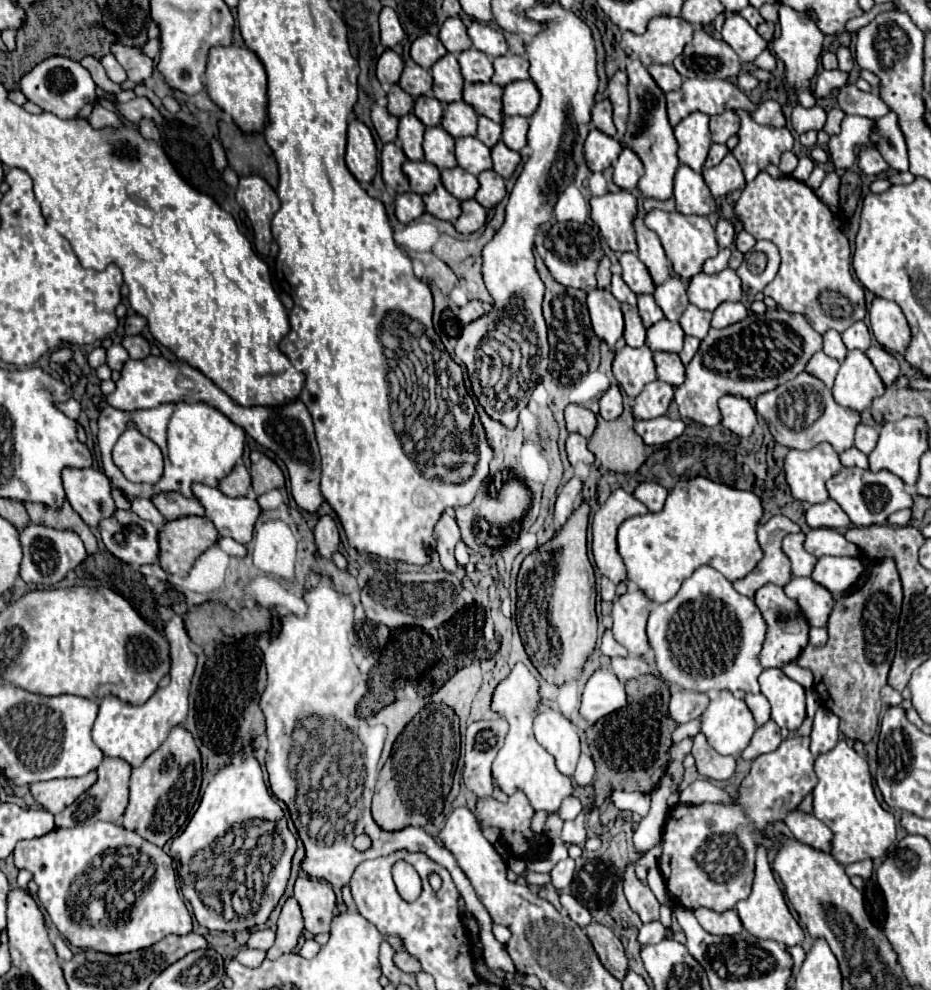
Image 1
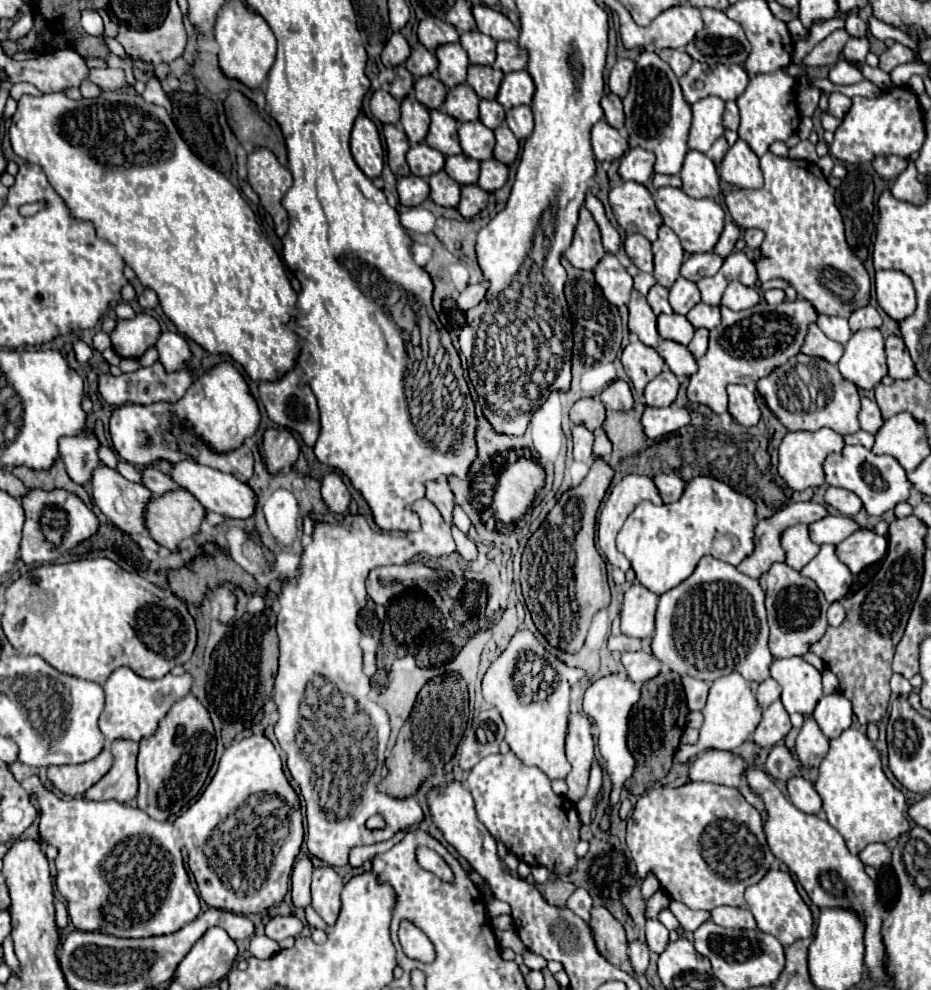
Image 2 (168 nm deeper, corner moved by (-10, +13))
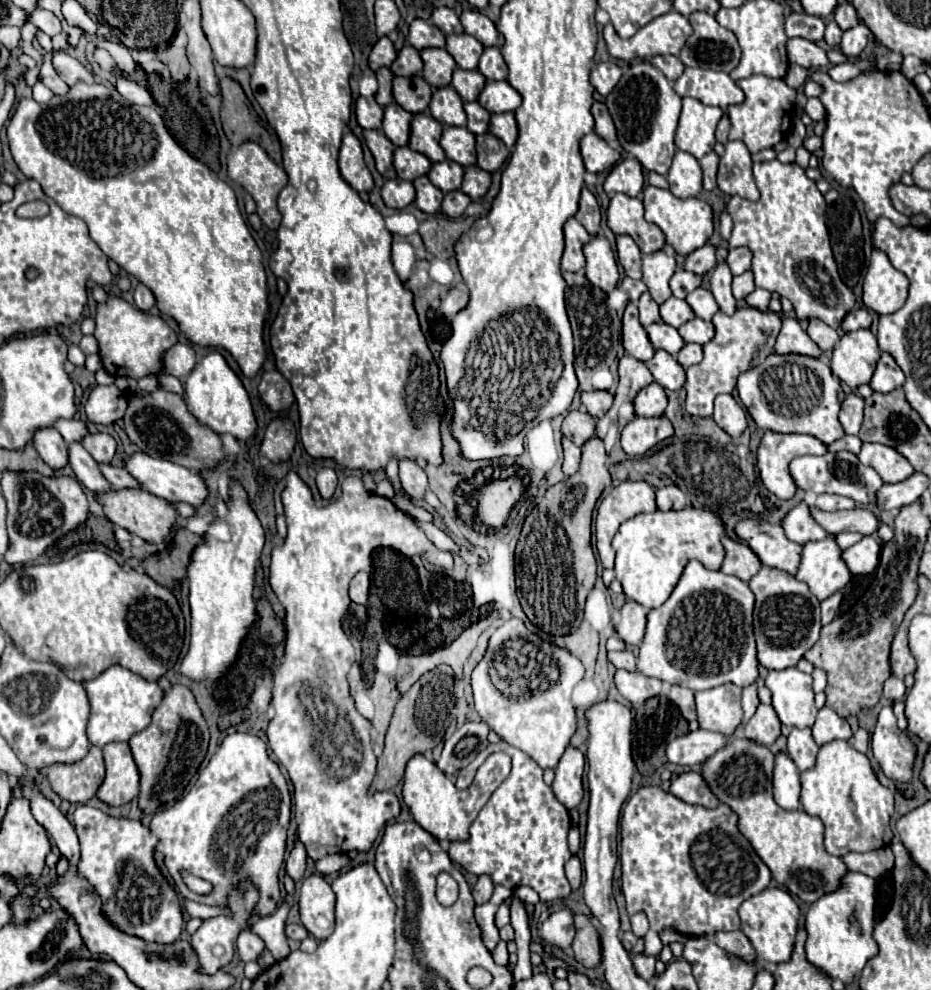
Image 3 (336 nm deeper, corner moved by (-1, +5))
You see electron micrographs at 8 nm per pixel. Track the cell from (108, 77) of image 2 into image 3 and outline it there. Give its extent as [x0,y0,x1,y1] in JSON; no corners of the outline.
[52,51,94,85]

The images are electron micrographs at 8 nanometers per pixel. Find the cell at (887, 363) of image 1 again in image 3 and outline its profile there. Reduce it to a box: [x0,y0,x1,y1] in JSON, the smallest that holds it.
[870,353,904,393]

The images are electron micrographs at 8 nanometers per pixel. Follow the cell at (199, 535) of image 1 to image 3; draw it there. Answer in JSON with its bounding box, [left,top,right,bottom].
[96,489,178,543]

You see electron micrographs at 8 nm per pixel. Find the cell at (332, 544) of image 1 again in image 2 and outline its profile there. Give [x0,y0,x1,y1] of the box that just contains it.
[321,473,351,515]

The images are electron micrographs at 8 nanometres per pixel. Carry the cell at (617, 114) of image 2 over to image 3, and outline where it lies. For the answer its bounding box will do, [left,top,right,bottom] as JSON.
[592,101,616,141]

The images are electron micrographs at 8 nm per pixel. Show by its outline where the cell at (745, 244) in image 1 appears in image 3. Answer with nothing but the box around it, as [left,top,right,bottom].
[726,247,752,275]

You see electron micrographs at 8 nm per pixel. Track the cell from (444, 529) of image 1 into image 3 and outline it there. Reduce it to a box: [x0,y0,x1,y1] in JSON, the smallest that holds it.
[398,457,428,499]

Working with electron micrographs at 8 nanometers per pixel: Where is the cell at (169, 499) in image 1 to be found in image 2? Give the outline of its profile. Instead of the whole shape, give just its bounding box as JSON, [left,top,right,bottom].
[143,467,183,497]

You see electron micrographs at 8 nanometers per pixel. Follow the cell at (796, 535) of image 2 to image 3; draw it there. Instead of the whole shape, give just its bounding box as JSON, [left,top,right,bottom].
[734,519,802,575]

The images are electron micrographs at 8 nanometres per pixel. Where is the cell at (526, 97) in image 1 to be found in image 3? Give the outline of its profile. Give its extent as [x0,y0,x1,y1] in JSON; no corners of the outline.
[478,81,522,113]

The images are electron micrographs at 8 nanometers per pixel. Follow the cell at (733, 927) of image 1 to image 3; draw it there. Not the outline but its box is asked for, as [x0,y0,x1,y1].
[712,931,756,961]

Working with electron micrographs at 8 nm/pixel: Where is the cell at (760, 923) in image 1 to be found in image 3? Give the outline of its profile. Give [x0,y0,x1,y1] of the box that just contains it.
[738,887,798,963]

